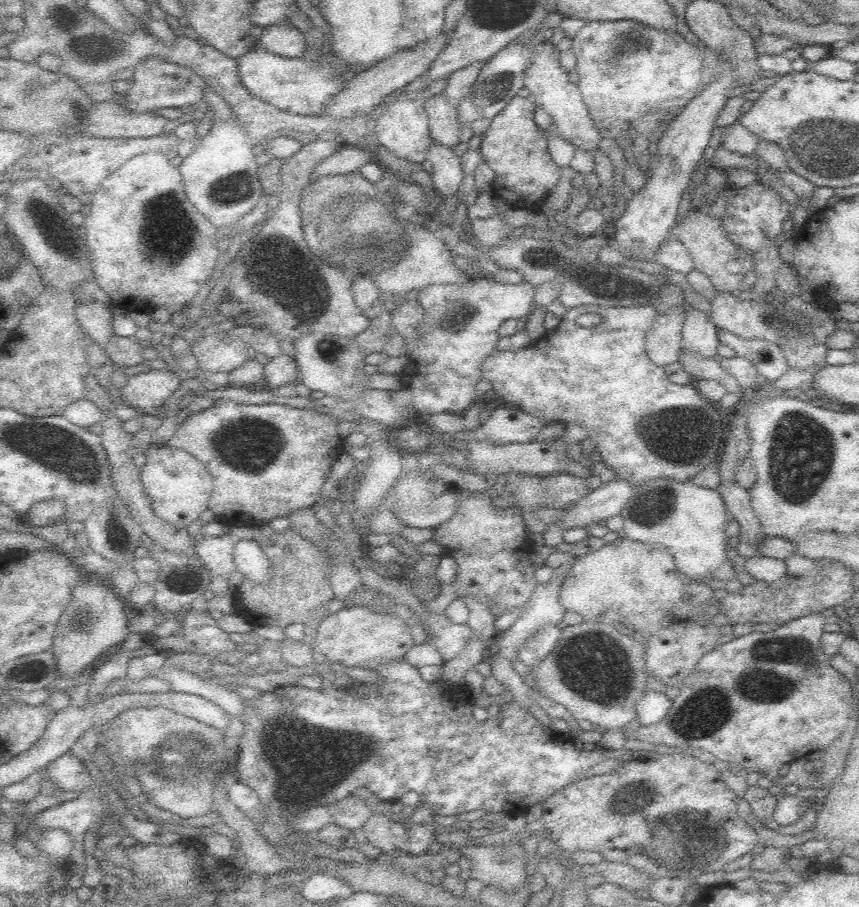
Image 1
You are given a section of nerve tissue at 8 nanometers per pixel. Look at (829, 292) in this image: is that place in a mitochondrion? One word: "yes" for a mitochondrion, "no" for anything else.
no

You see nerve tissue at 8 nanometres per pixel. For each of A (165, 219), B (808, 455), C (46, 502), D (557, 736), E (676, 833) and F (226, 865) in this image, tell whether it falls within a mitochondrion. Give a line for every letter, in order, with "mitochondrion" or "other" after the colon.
A: mitochondrion
B: mitochondrion
C: other
D: other
E: mitochondrion
F: other

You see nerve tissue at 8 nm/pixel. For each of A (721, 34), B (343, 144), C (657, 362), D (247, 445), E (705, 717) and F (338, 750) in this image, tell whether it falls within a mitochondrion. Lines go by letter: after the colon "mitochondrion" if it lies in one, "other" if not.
A: other
B: other
C: other
D: mitochondrion
E: mitochondrion
F: mitochondrion

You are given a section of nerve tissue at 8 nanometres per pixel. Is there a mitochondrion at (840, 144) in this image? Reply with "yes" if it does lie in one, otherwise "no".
yes

